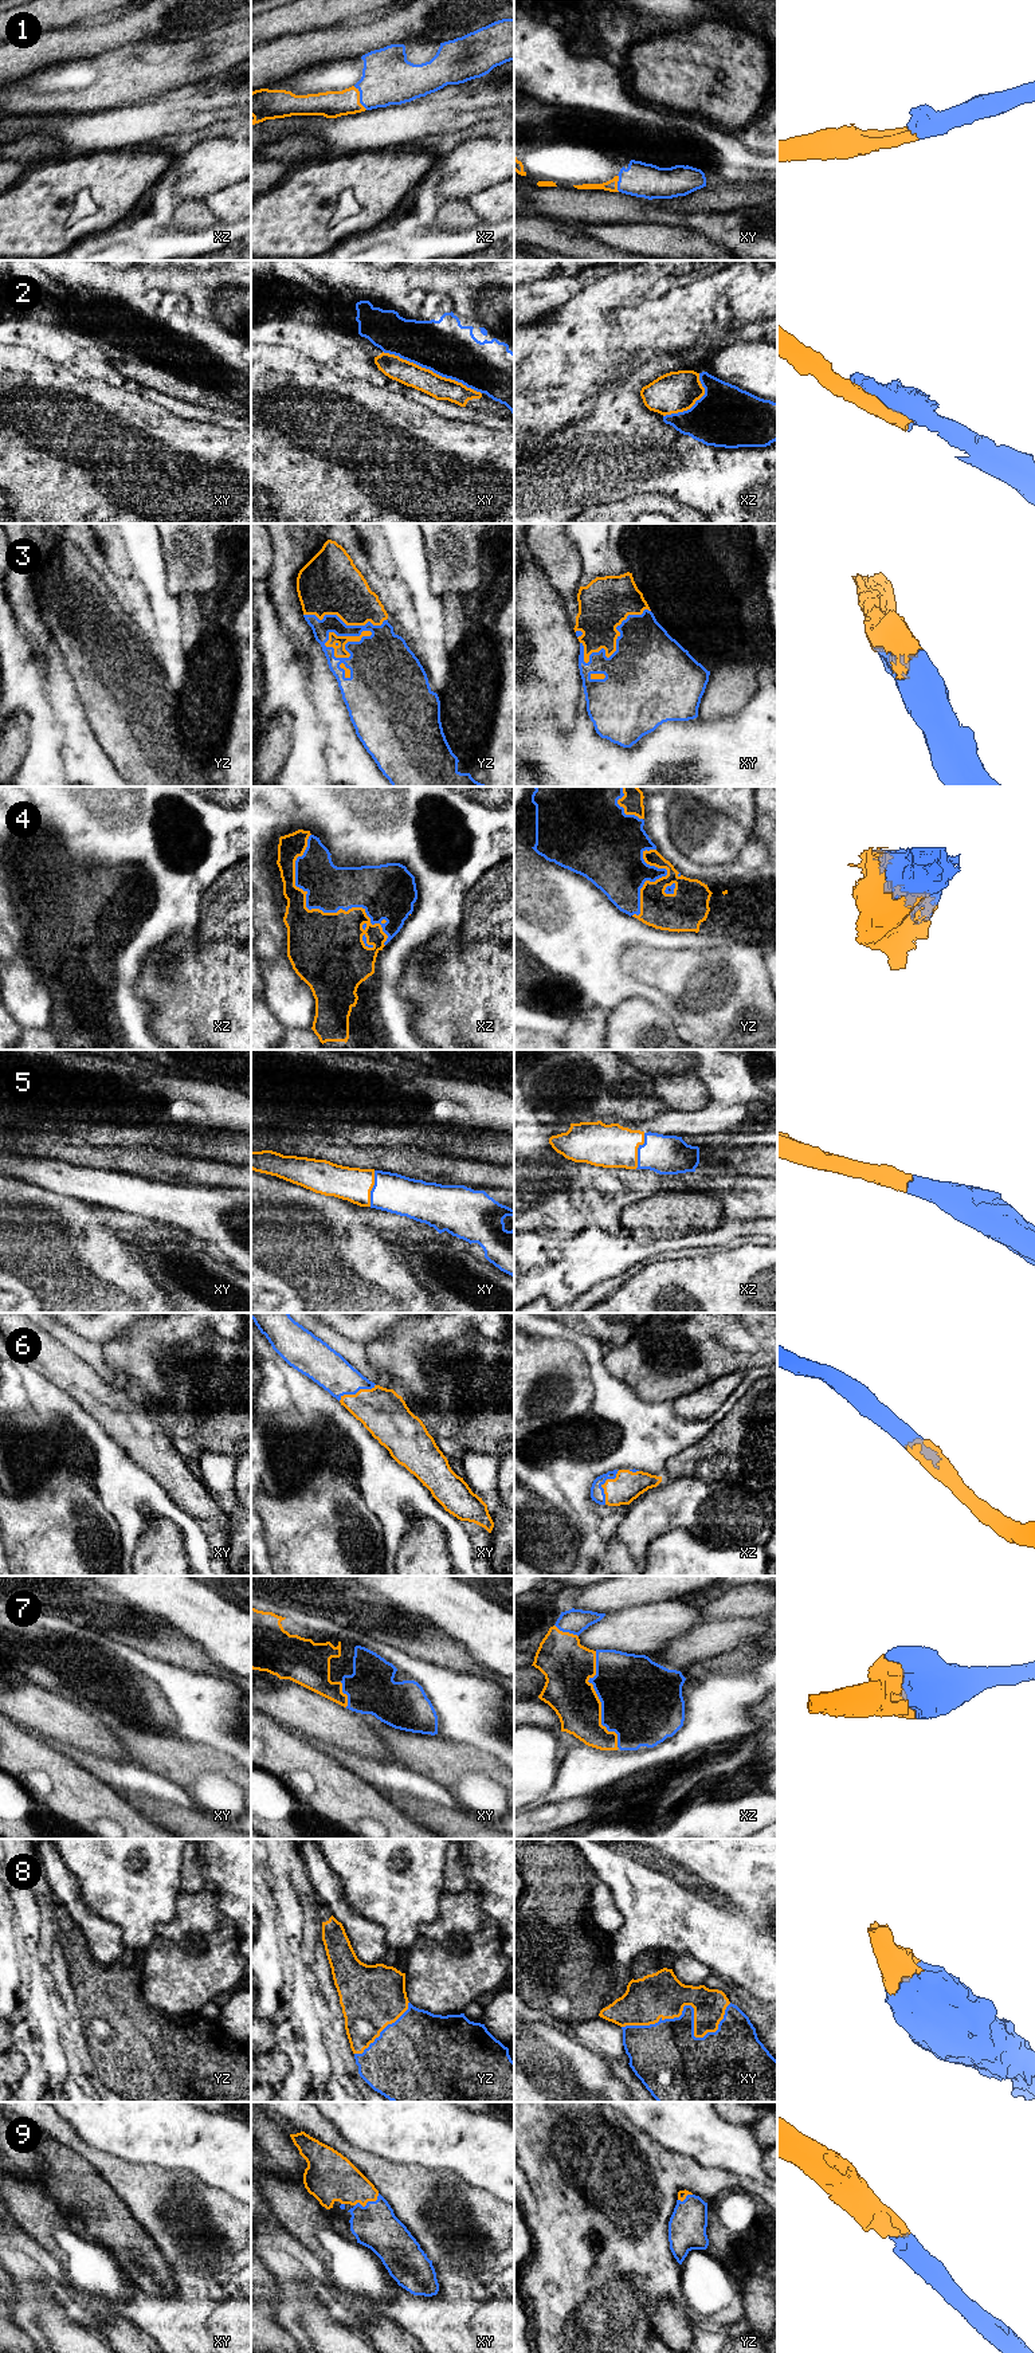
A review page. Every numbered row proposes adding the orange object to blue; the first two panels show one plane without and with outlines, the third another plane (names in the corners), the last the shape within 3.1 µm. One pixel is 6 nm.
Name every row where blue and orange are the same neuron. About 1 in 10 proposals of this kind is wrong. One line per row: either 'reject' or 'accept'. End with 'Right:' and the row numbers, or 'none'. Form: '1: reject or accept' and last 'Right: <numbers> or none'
1: accept
2: accept
3: accept
4: accept
5: accept
6: accept
7: accept
8: accept
9: accept
Right: 1, 2, 3, 4, 5, 6, 7, 8, 9

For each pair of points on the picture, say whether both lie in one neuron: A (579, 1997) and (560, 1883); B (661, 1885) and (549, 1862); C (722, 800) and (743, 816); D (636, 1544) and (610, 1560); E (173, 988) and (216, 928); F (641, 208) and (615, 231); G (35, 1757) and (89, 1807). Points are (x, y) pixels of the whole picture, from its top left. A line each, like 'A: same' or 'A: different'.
A: same
B: different
C: same
D: different
E: different
F: different
G: same

